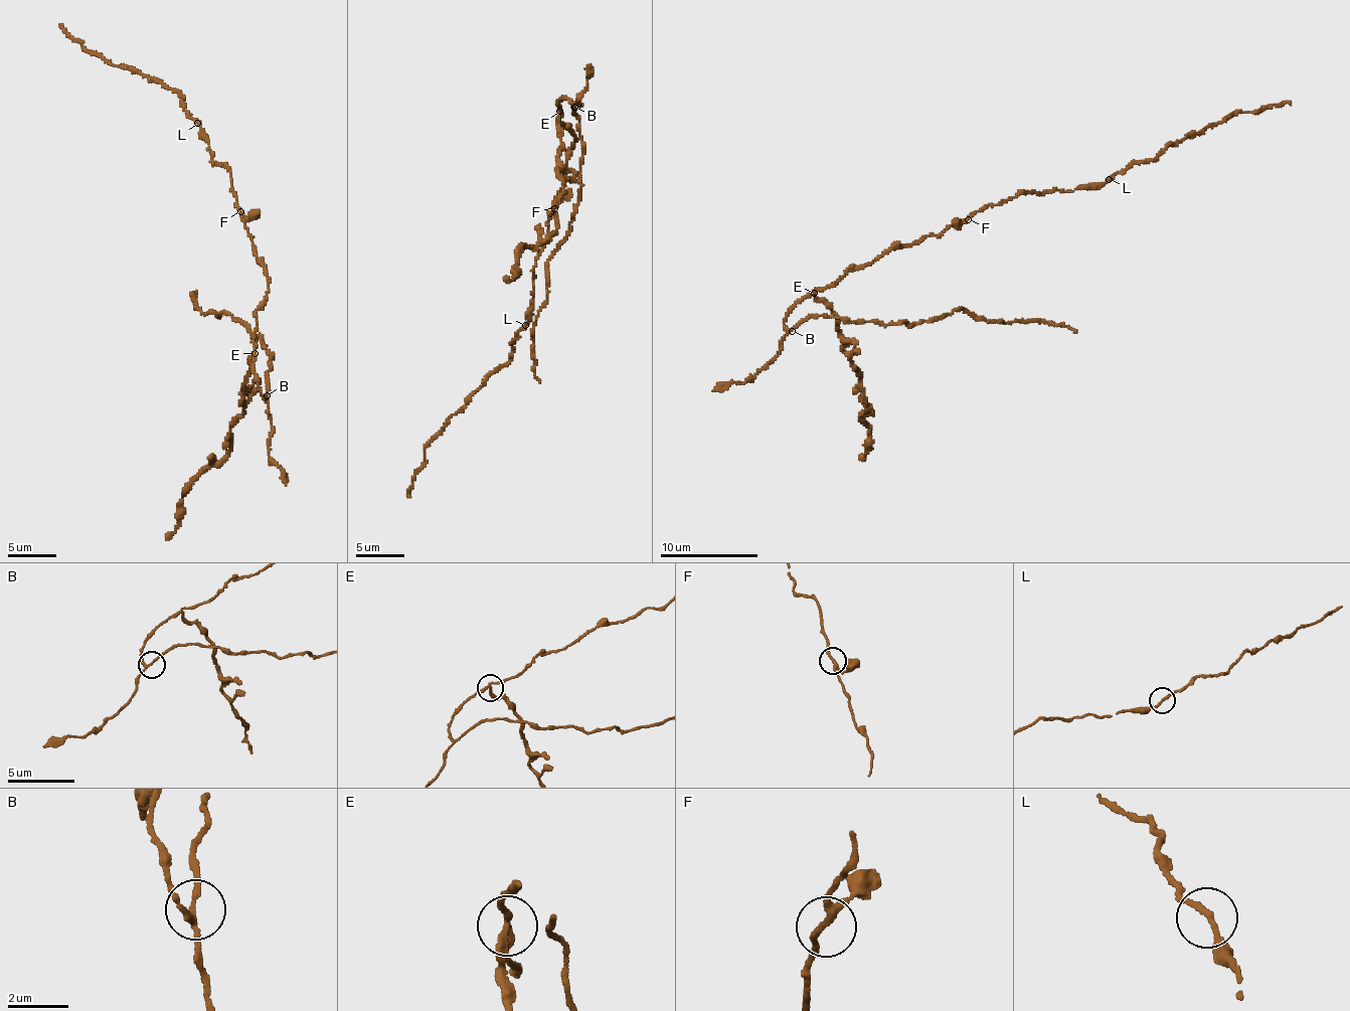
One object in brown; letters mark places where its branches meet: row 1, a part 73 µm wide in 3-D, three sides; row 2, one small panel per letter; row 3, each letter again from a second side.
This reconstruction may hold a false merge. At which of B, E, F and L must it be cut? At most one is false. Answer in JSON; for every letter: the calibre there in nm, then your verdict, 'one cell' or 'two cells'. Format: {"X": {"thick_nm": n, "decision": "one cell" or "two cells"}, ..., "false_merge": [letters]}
{"B": {"thick_nm": 160, "decision": "one cell"}, "E": {"thick_nm": 170, "decision": "two cells"}, "F": {"thick_nm": 170, "decision": "one cell"}, "L": {"thick_nm": 170, "decision": "one cell"}, "false_merge": ["E"]}

